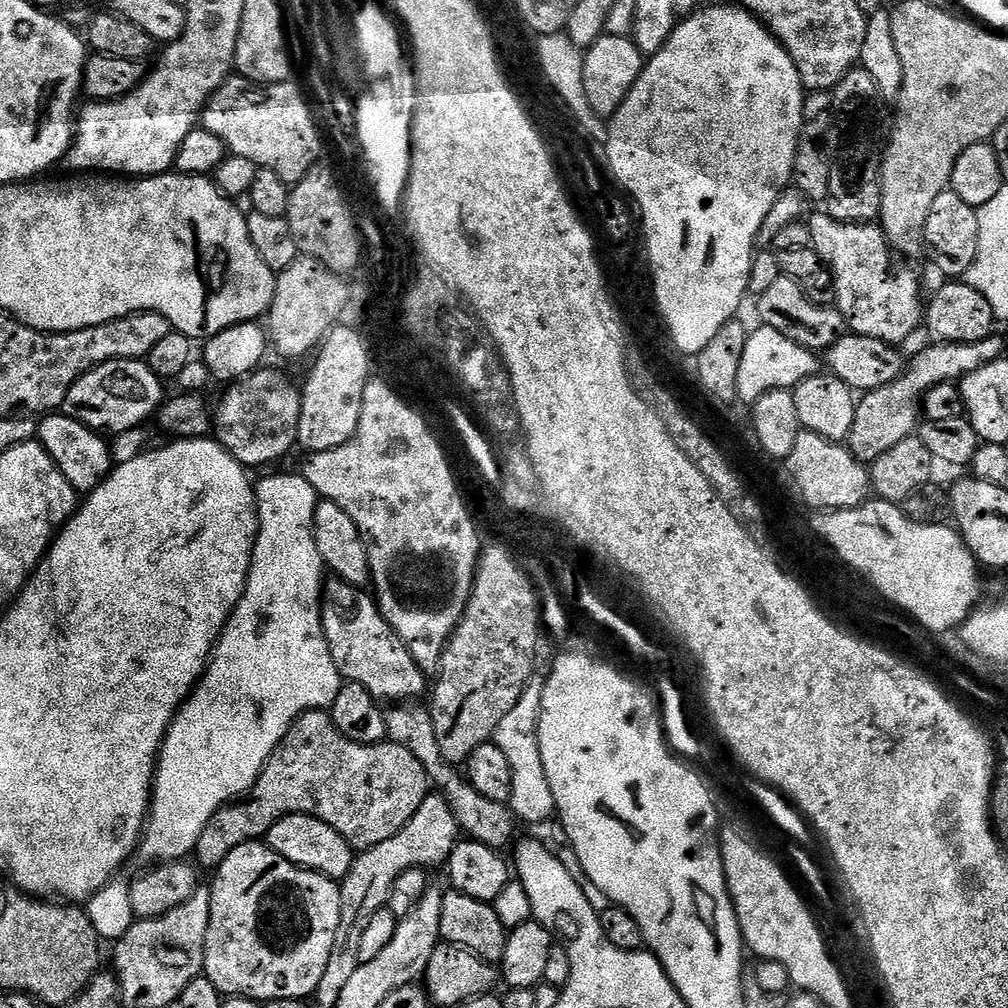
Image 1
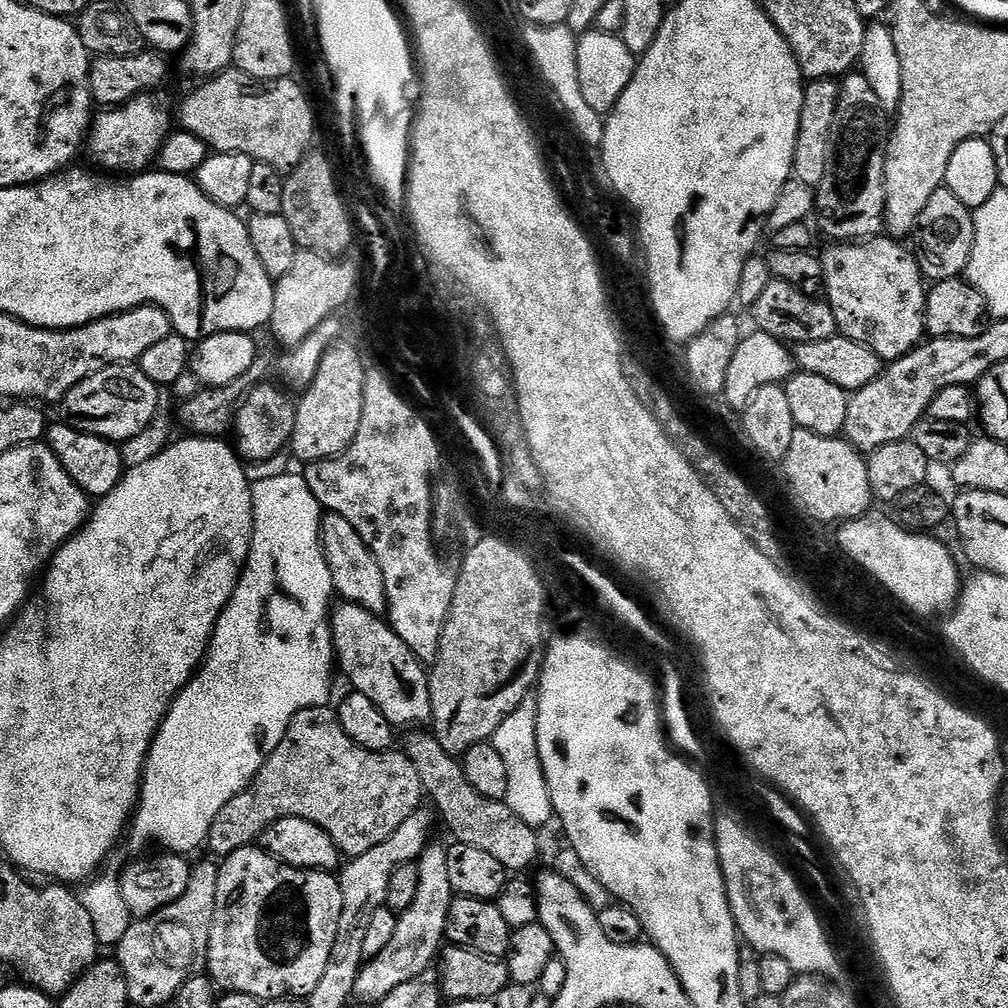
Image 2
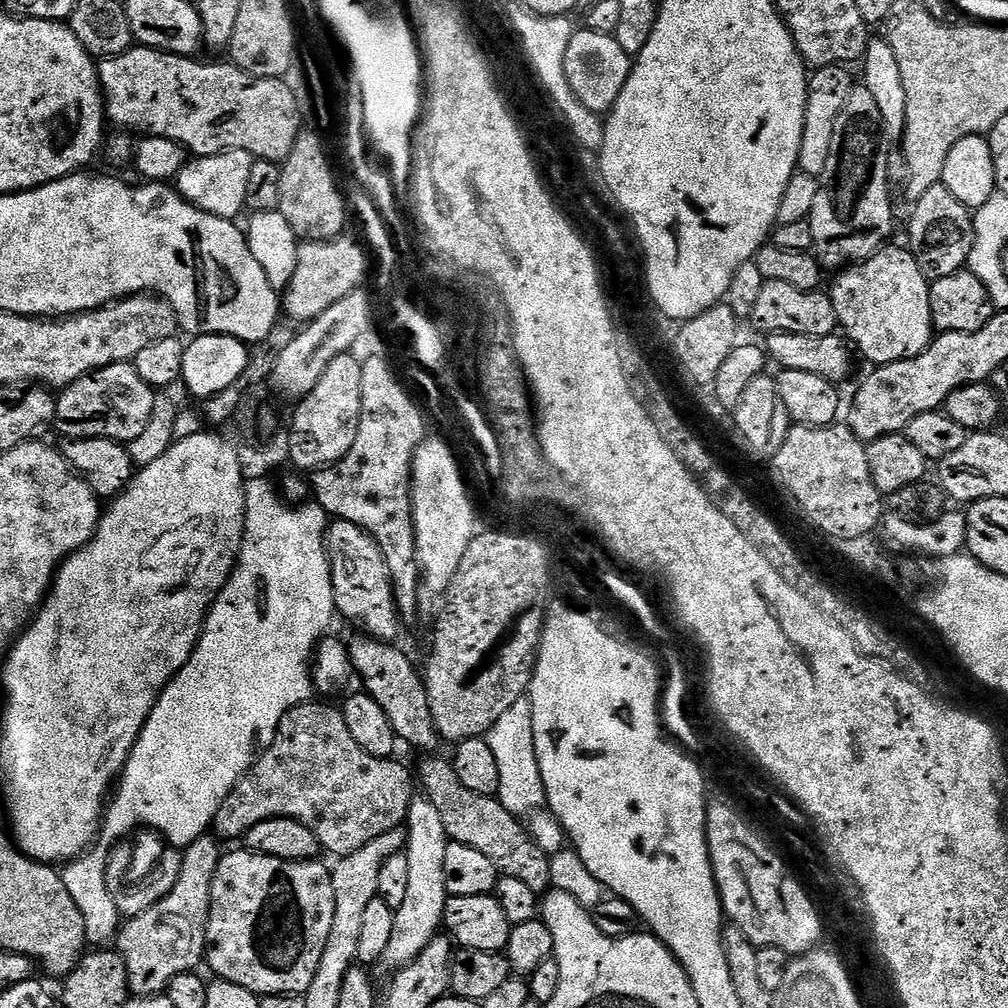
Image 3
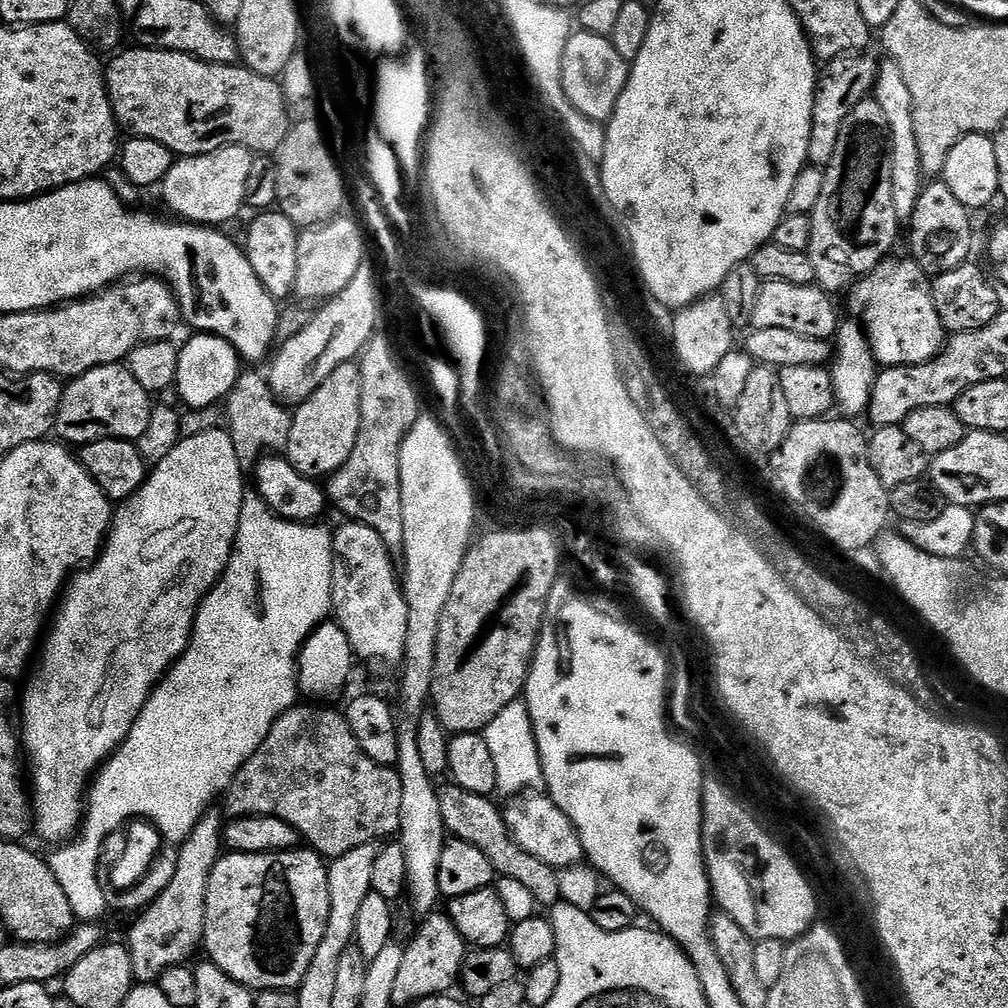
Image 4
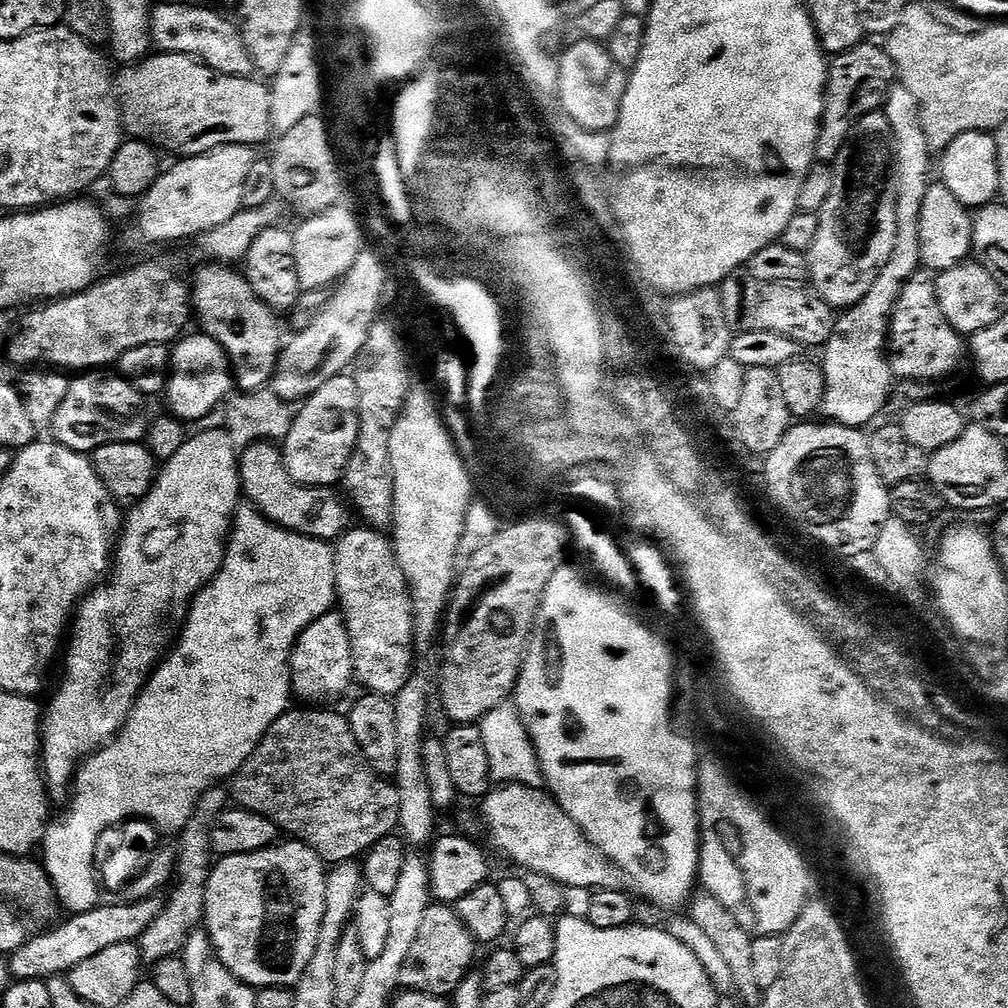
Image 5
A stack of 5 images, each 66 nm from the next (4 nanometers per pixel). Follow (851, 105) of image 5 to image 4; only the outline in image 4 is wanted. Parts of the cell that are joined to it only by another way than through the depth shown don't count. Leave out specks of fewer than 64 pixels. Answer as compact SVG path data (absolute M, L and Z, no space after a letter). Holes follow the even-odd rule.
M868 55L839 56L827 61L819 69L808 147L808 164L811 167L821 170L827 168L830 158L834 158L834 146L838 146L838 134L842 130L842 122L846 122L850 110L854 110L854 106L858 106L860 100L869 99L870 94L875 93L876 75L880 64L874 57Z

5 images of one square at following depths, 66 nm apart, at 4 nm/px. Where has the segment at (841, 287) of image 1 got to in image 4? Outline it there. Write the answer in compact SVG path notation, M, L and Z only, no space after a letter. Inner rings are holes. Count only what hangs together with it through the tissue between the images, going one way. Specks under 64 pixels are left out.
M911 258L883 260L868 276L863 276L857 284L853 284L847 293L848 308L862 321L862 331L868 338L868 345L874 354L877 365L881 369L898 366L918 366L928 364L940 354L946 343L946 333L942 326L942 318L938 318L938 309L934 307L932 280Z

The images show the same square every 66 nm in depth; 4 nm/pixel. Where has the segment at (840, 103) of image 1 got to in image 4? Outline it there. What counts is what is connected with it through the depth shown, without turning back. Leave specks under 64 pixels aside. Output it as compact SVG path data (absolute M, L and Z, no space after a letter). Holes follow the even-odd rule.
M875 98L860 100L854 110L842 122L842 130L838 134L838 146L834 146L834 158L830 158L827 168L823 169L824 181L822 182L821 194L818 197L817 205L810 213L812 217L812 233L810 234L810 246L807 254L810 262L814 262L814 274L816 275L816 284L823 288L829 294L847 293L853 284L857 284L863 276L868 276L883 260L889 259L893 255L892 247L896 244L896 239L901 239L902 222L898 214L894 214L894 186L890 186L890 158L888 157L888 127L886 118L882 114L882 106L878 106Z

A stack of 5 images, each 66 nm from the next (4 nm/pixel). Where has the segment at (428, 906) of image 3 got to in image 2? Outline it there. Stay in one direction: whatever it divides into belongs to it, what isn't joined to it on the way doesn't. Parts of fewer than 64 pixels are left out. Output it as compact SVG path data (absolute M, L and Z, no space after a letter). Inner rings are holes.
M429 843L420 856L418 894L414 894L414 902L410 902L410 910L397 915L394 938L390 938L390 943L386 946L386 950L382 950L382 954L367 961L361 968L354 993L357 1001L360 999L372 1006L379 1005L380 1000L386 998L390 990L394 990L394 986L402 986L402 982L408 982L410 978L416 978L418 974L429 971L432 959L435 956L437 959L441 955L454 893L446 867L448 848L436 843Z

